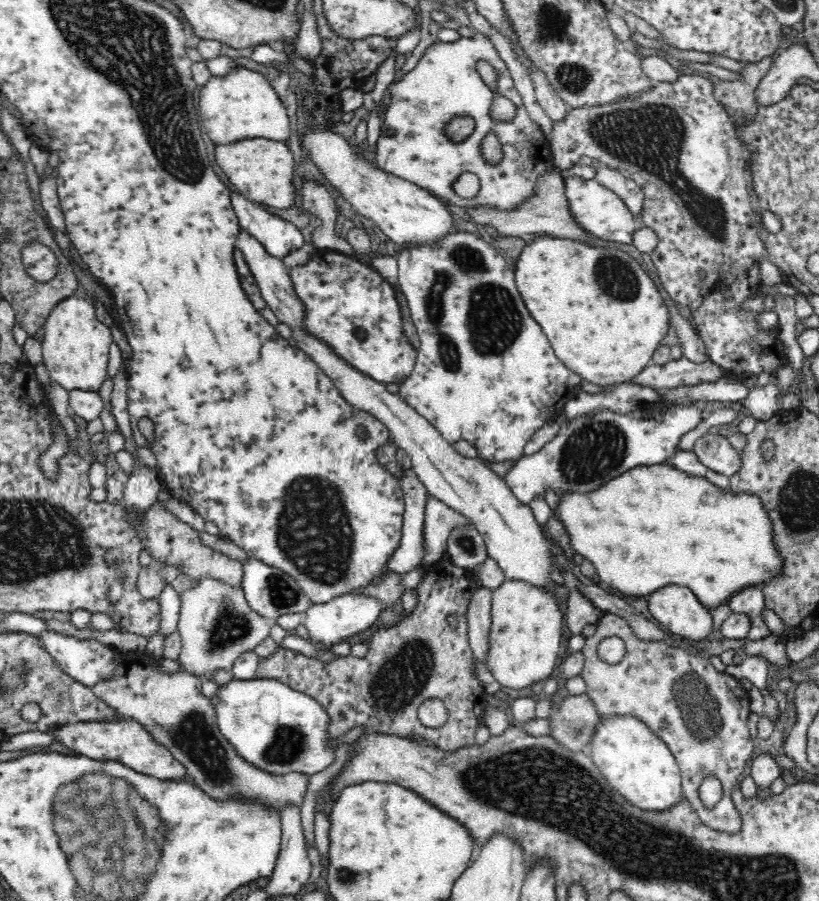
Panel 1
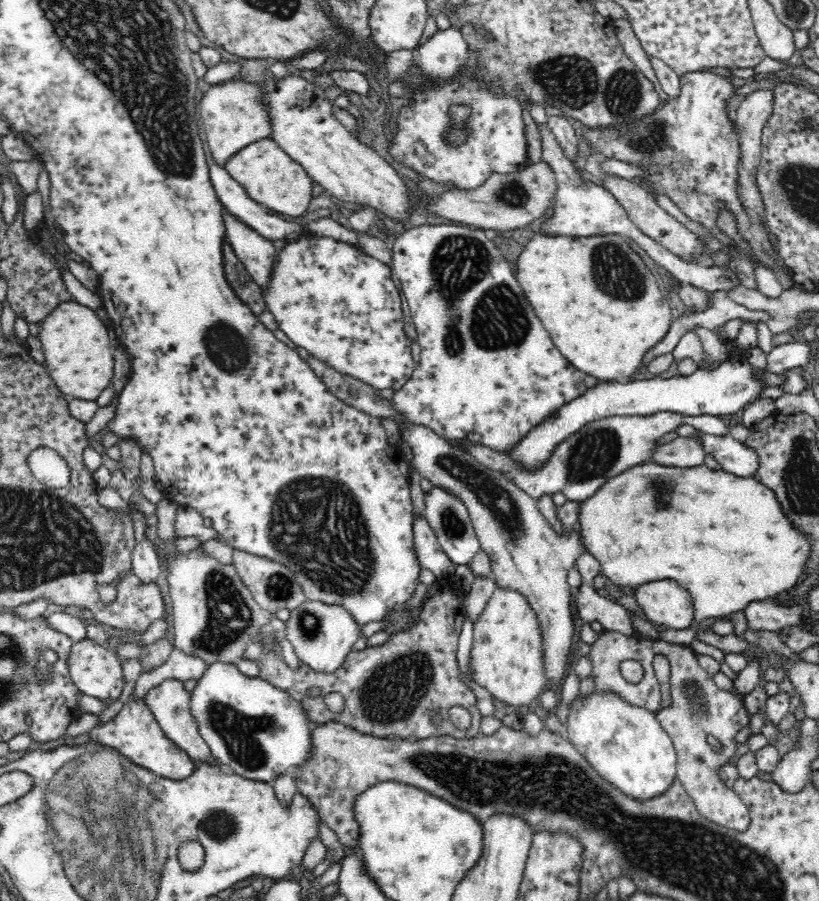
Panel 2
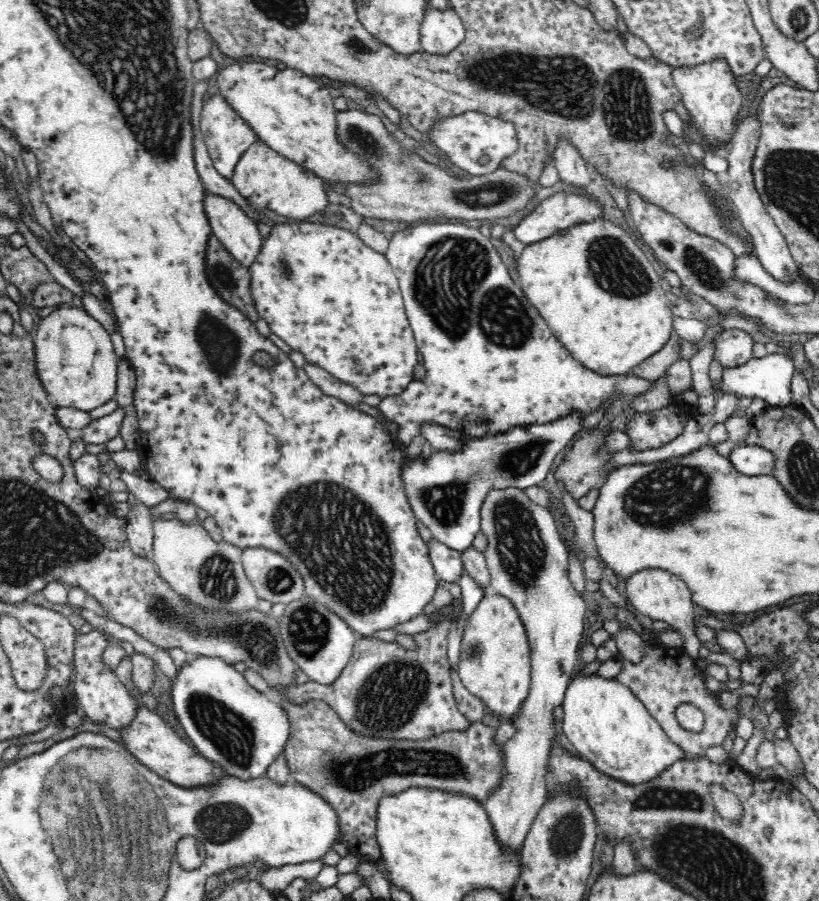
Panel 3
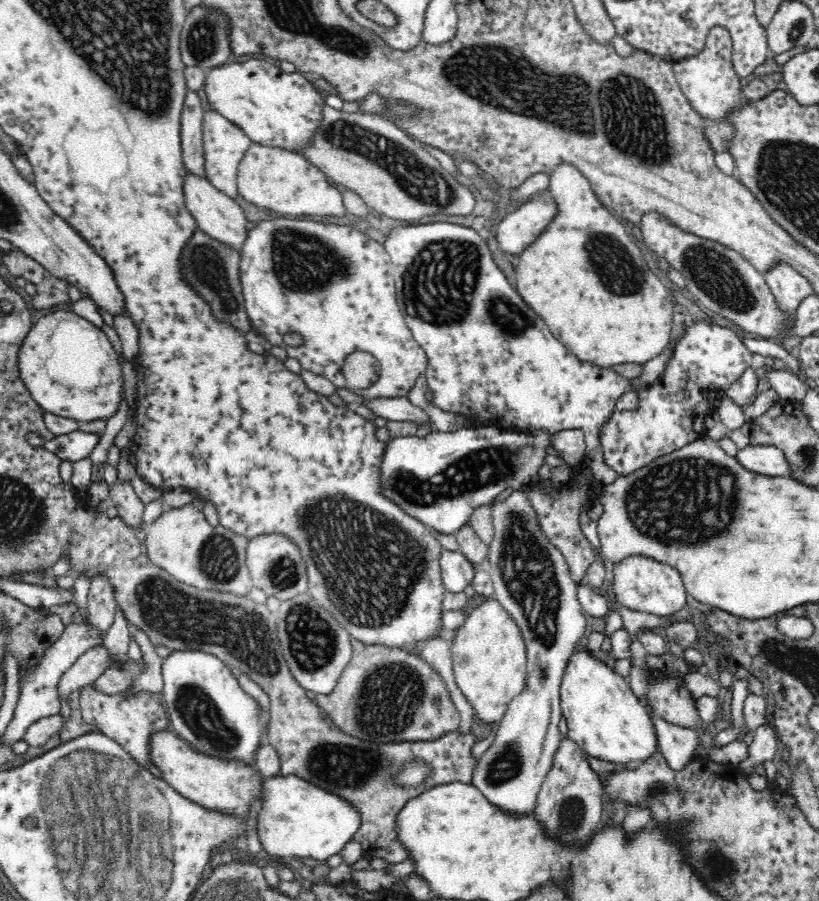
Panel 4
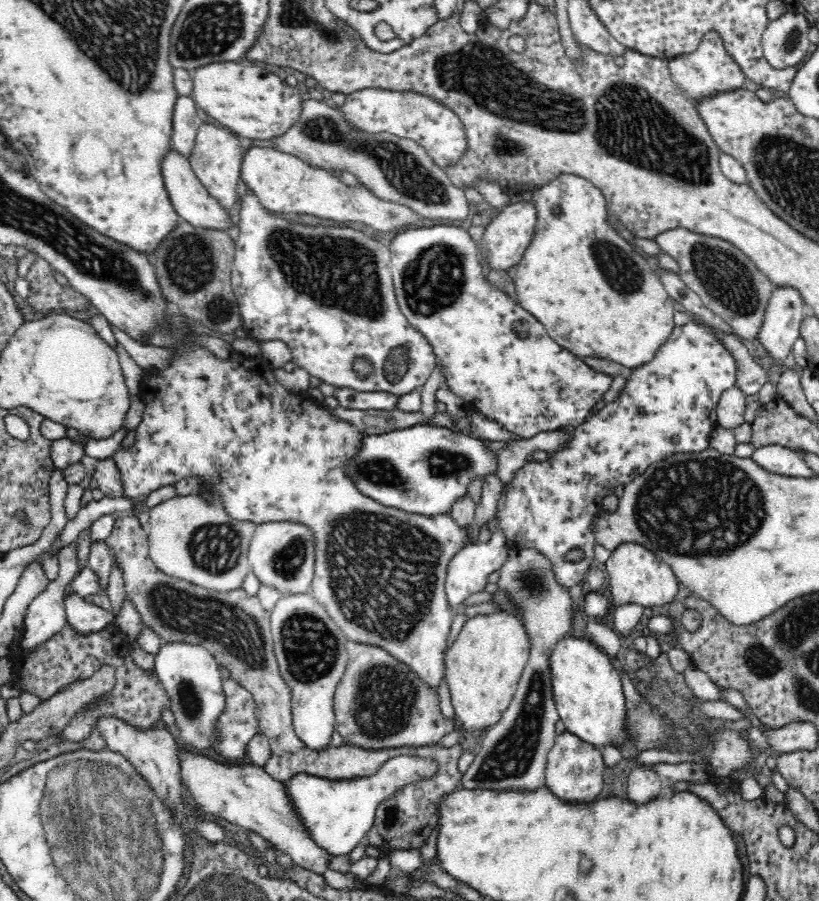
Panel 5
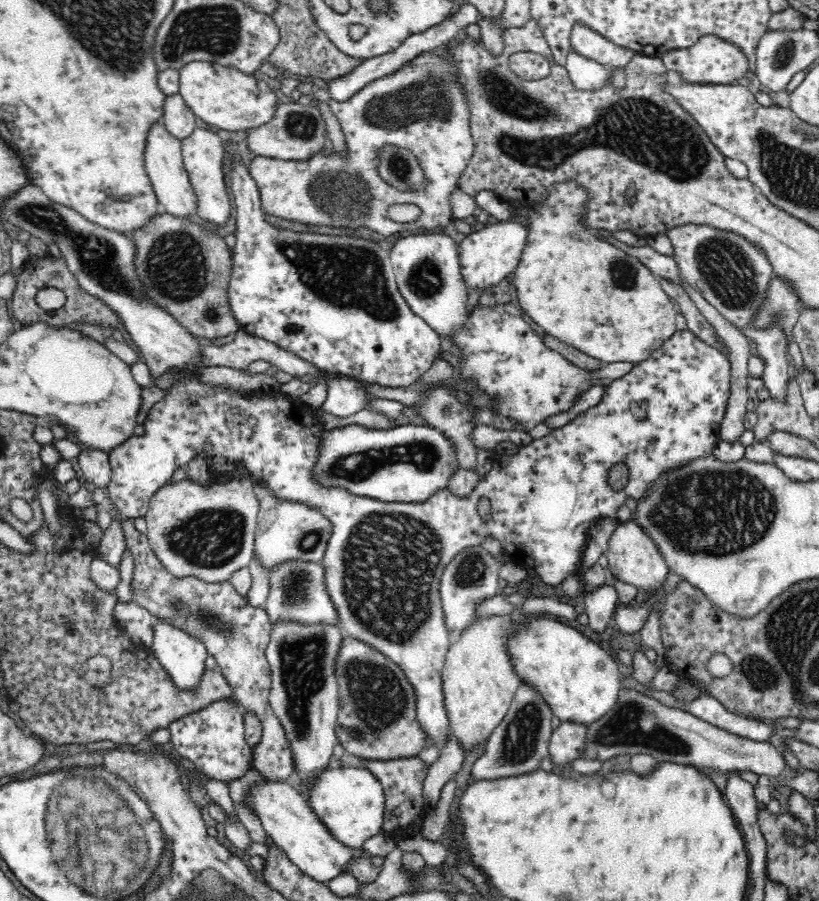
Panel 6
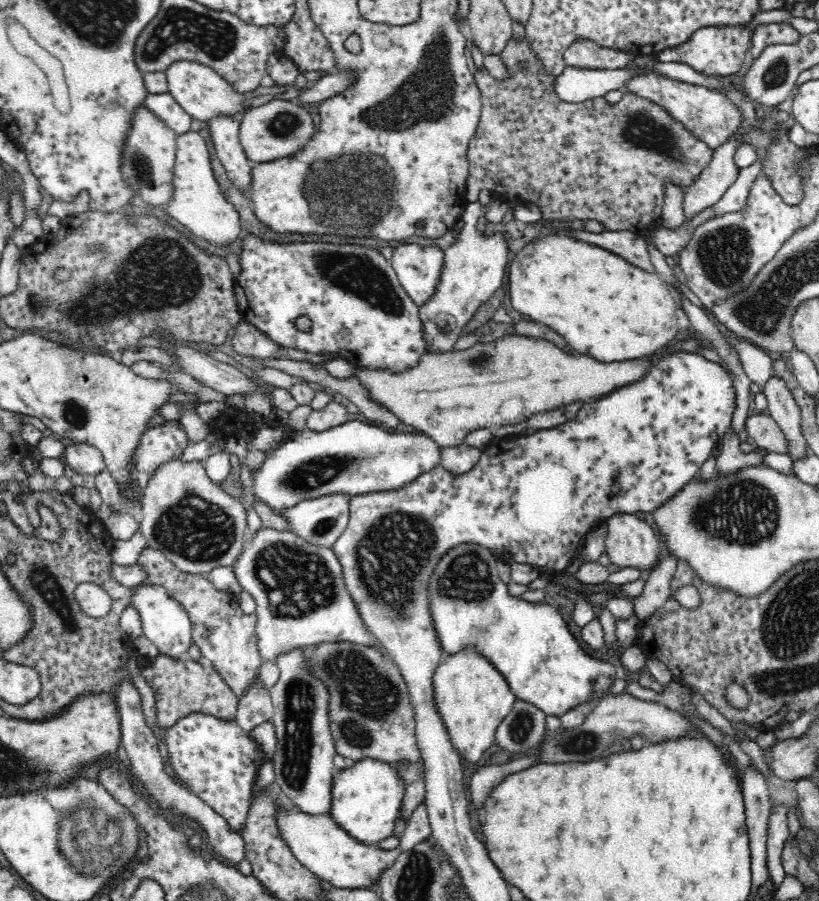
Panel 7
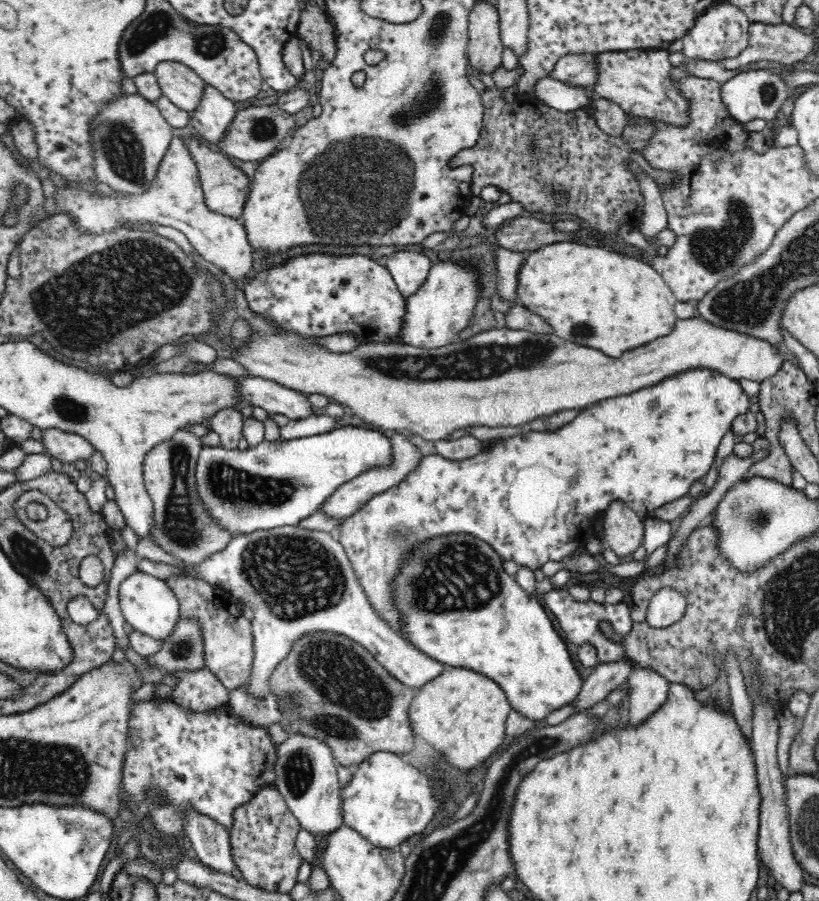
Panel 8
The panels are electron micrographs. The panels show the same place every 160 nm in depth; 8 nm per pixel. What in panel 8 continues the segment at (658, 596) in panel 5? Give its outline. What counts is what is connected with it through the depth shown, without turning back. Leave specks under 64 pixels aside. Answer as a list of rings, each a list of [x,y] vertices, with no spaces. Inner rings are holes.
[[[622,501],[610,502],[610,507],[604,514],[604,538],[606,547],[612,549],[618,556],[618,559],[629,559],[633,552],[643,544],[644,538],[644,517],[638,515],[634,510]]]

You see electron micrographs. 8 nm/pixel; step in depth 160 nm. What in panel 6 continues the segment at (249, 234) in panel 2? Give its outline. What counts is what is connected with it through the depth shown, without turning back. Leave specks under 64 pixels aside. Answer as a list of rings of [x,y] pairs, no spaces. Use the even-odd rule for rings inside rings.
[[[161,121],[154,122],[146,132],[142,161],[144,161],[142,165],[145,166],[146,175],[152,183],[152,189],[156,193],[158,204],[164,208],[164,212],[178,217],[192,216],[196,210],[196,195],[192,191],[192,183],[184,167],[181,140],[170,134]]]

